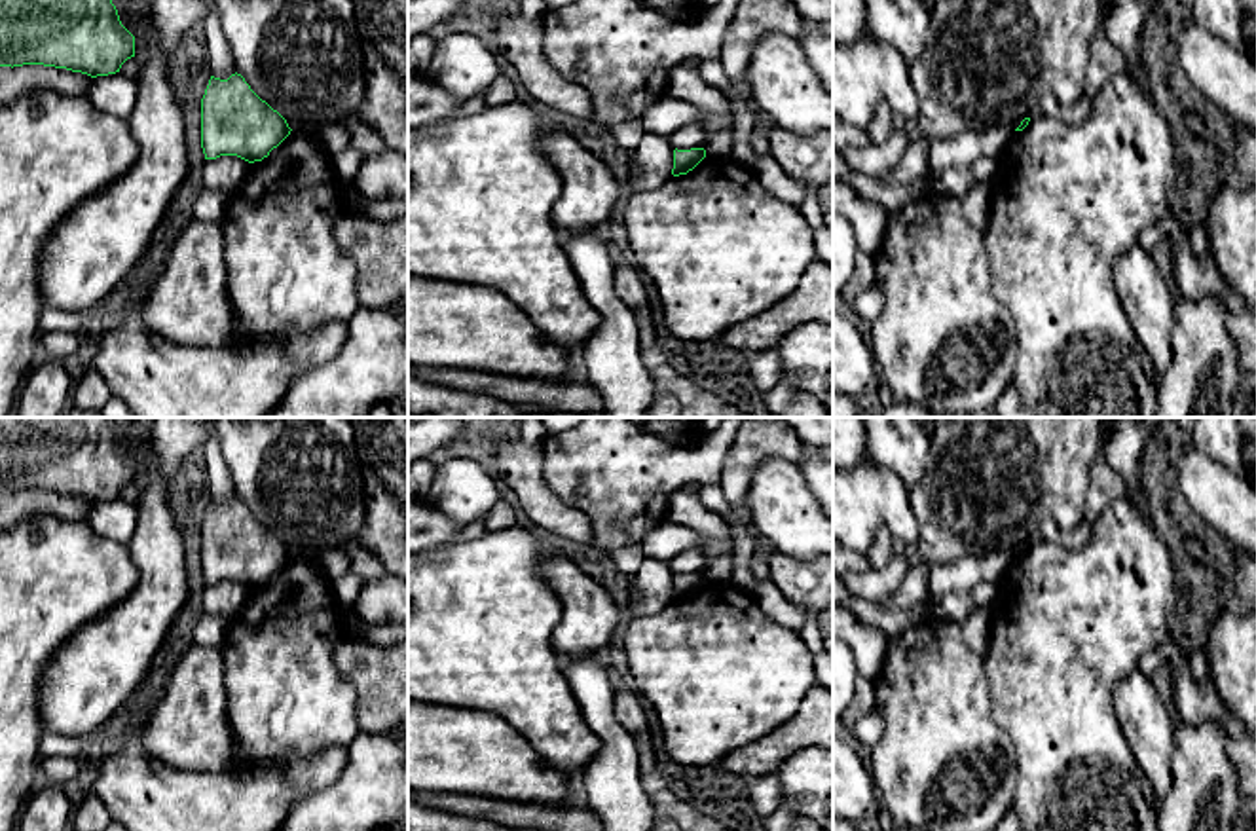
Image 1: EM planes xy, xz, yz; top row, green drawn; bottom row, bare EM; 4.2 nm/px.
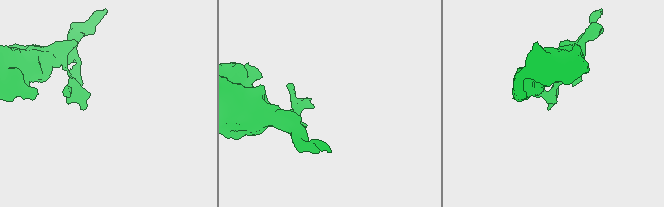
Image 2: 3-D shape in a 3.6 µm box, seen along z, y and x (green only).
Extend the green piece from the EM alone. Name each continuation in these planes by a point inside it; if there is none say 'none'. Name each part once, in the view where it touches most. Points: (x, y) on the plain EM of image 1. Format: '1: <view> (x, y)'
none

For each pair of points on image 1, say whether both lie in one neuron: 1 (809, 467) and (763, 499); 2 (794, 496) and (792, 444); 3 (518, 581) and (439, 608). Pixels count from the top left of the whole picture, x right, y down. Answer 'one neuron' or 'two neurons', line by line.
1: two neurons
2: two neurons
3: one neuron

